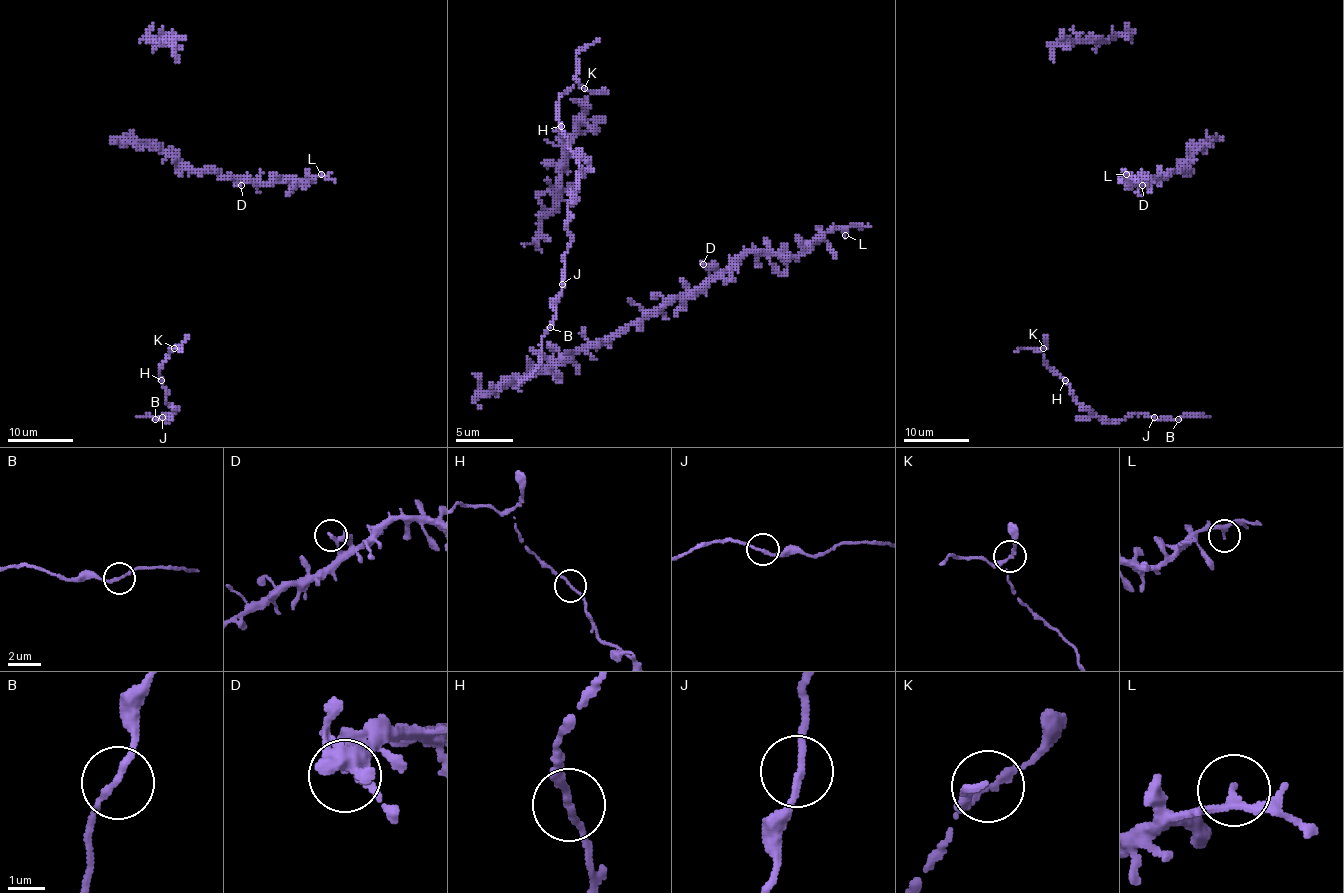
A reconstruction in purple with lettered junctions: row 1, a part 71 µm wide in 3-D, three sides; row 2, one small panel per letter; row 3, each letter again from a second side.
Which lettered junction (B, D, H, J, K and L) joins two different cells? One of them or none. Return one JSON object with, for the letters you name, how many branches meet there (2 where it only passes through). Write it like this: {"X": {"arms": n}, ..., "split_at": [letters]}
{"K": {"arms": 3}, "split_at": ["K"]}

